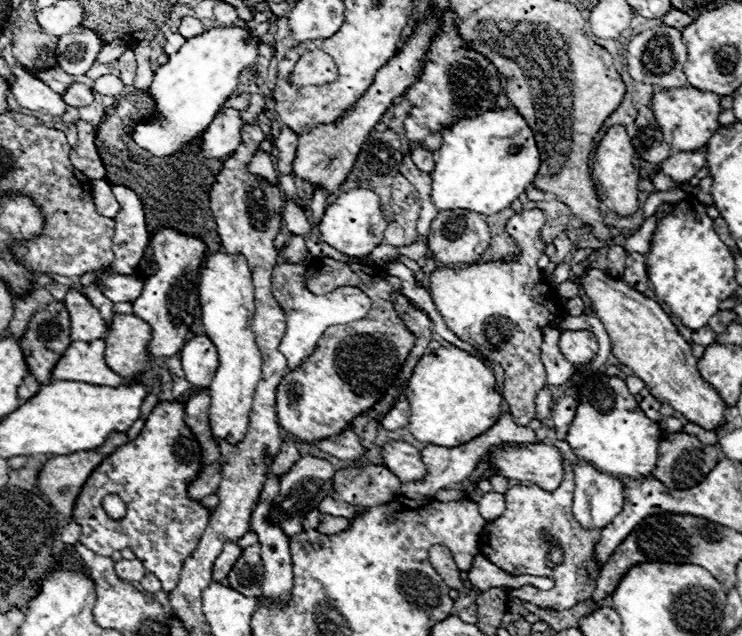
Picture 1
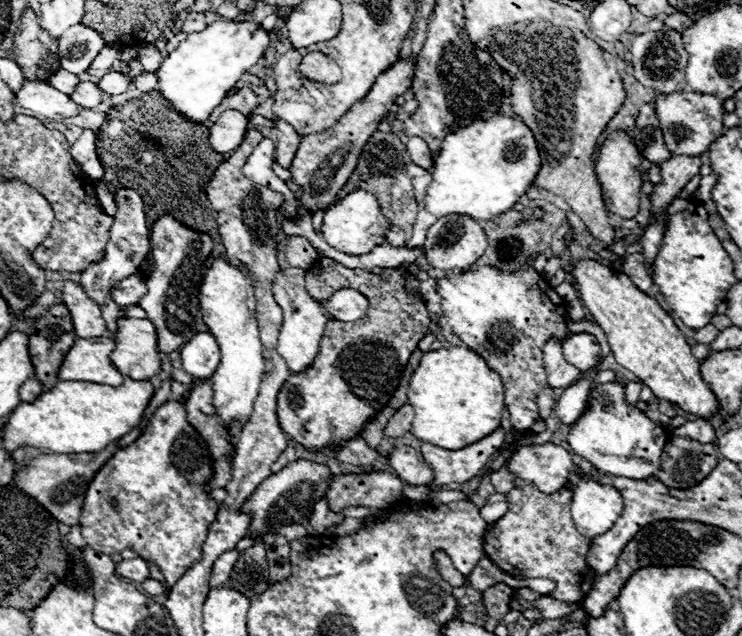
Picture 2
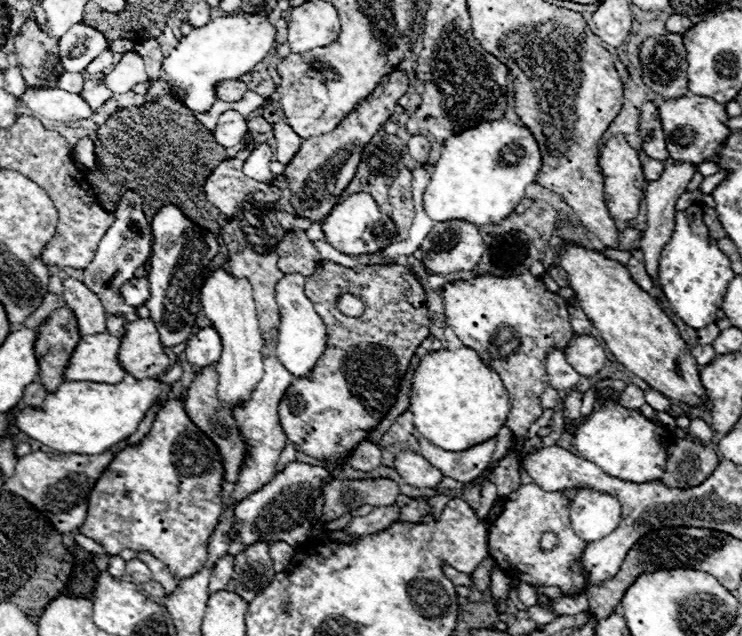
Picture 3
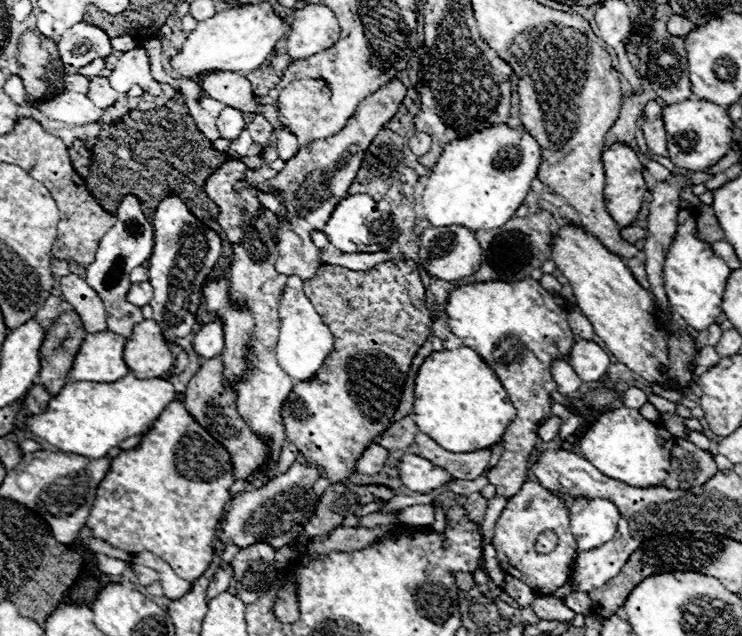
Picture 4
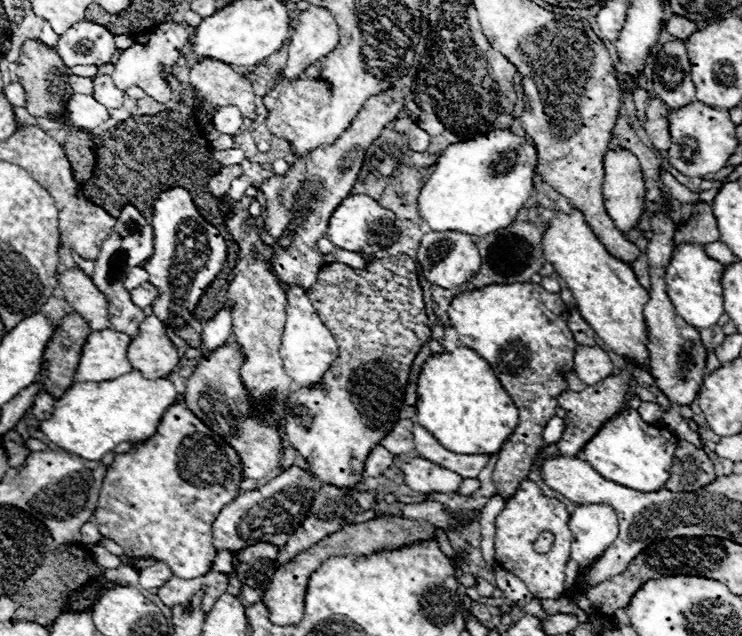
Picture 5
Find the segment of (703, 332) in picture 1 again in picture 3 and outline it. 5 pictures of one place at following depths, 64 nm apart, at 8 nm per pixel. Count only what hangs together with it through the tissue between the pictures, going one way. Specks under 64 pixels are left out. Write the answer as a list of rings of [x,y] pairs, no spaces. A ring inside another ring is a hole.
[[[710,324],[708,328],[704,328],[704,330],[698,330],[698,334],[696,334],[696,340],[698,340],[698,344],[712,344],[716,338],[720,336],[720,330],[718,330],[718,326],[716,324]]]

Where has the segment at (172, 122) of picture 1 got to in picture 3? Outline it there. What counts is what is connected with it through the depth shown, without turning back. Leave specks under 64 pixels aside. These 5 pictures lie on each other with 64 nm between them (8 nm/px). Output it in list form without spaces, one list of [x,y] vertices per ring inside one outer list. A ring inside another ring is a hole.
[[[222,14],[218,18],[212,18],[206,26],[194,28],[186,38],[182,38],[178,48],[164,60],[164,78],[188,88],[186,100],[180,98],[184,106],[196,112],[206,112],[216,102],[216,82],[226,78],[240,78],[242,74],[250,72],[276,46],[274,38],[276,26],[272,26],[262,14]]]

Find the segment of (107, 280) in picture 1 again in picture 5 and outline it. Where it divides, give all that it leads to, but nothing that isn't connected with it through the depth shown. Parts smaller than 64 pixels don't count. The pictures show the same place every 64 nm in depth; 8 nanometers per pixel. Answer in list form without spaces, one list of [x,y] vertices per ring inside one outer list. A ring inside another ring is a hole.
[[[142,284],[140,288],[132,290],[132,302],[138,306],[138,308],[146,308],[146,306],[152,306],[152,302],[158,298],[158,288],[154,284]]]

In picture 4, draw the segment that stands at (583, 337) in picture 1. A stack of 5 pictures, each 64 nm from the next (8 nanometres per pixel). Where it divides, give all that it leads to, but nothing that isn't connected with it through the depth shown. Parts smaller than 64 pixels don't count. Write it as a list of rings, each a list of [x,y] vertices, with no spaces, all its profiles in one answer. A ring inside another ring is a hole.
[[[576,338],[572,346],[568,362],[582,382],[600,380],[608,372],[608,366],[610,366],[608,354],[598,344],[586,342],[580,338]]]

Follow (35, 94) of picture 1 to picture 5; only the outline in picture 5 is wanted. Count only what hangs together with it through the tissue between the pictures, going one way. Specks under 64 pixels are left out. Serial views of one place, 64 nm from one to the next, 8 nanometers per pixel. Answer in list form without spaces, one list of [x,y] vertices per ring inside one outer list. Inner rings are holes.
[[[74,94],[68,100],[68,118],[76,124],[76,126],[84,126],[84,128],[98,128],[102,126],[106,120],[110,120],[108,108],[104,108],[100,102],[96,102],[92,96],[84,96],[84,94]]]

